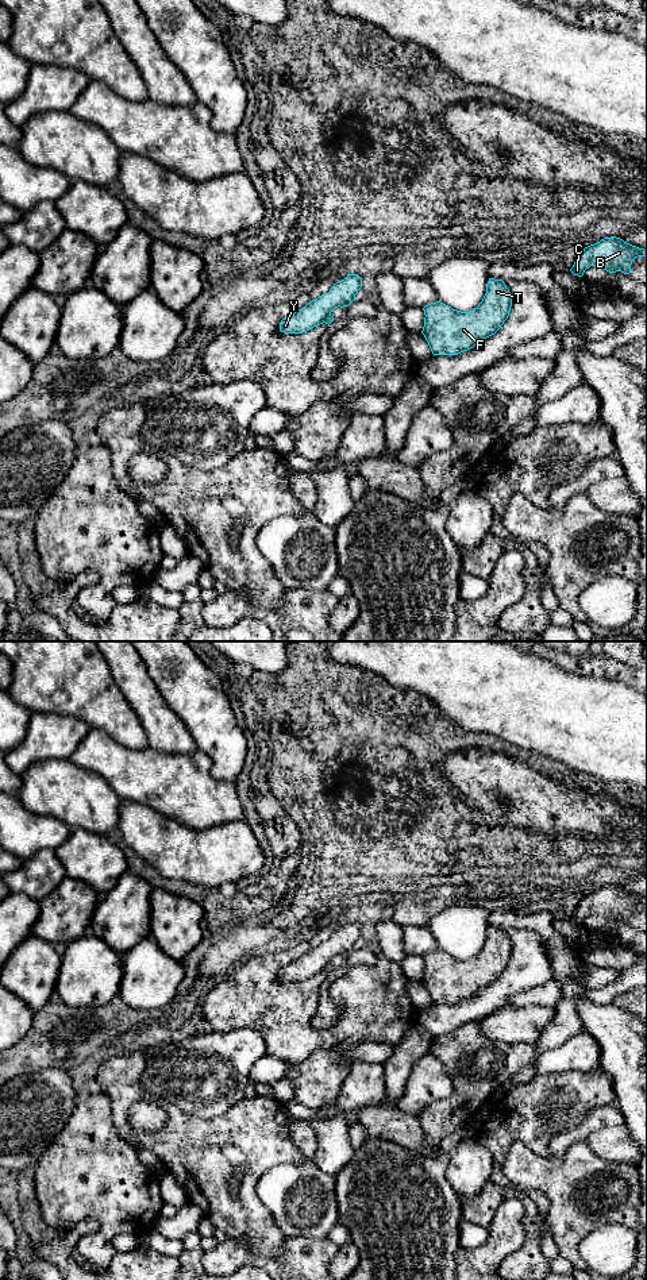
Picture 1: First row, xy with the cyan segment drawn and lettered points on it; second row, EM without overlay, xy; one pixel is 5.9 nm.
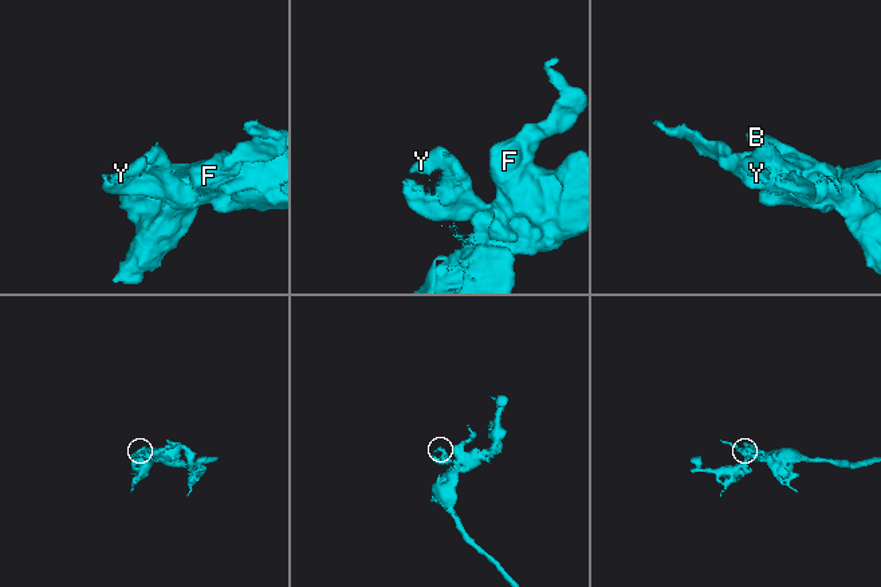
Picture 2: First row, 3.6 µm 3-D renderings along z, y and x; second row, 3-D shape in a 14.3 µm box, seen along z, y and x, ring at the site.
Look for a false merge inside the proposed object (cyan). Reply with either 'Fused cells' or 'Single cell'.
Single cell

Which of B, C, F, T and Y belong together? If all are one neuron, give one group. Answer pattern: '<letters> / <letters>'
B C F T Y

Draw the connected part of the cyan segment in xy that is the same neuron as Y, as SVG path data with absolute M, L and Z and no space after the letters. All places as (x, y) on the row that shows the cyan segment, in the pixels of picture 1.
M347 274L328 293L319 296L304 308L284 317L280 323L280 331L285 334L303 334L323 323L330 325L334 321L331 312L338 306L348 306L361 288L362 278L358 274Z

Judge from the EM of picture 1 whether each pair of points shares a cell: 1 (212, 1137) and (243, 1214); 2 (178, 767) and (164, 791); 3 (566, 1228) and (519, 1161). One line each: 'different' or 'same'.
1: same
2: same
3: same

